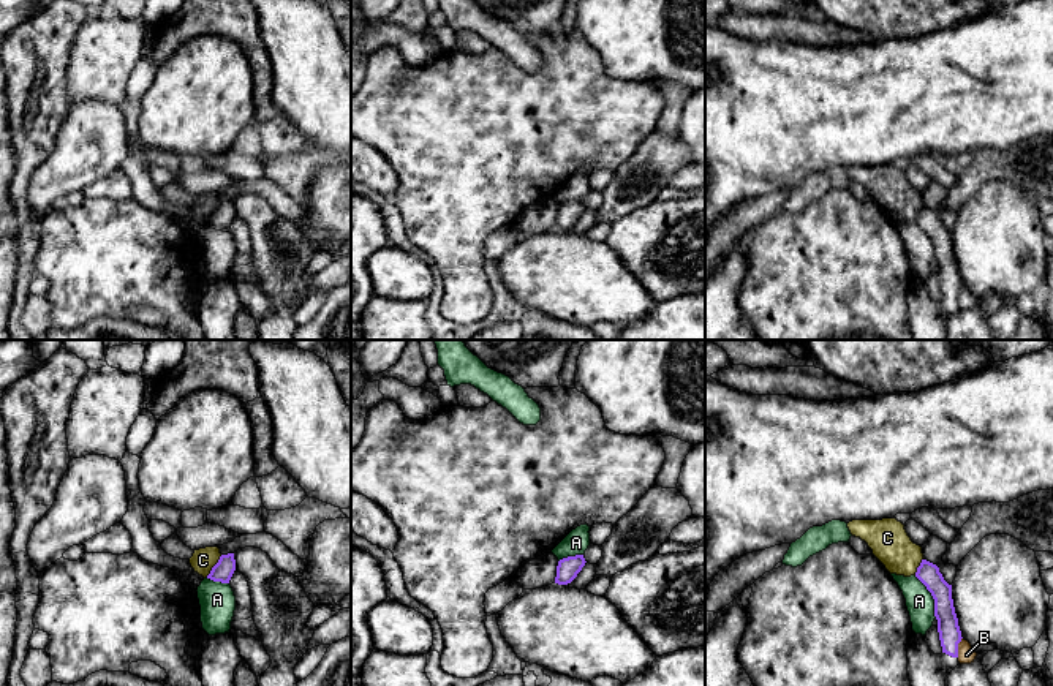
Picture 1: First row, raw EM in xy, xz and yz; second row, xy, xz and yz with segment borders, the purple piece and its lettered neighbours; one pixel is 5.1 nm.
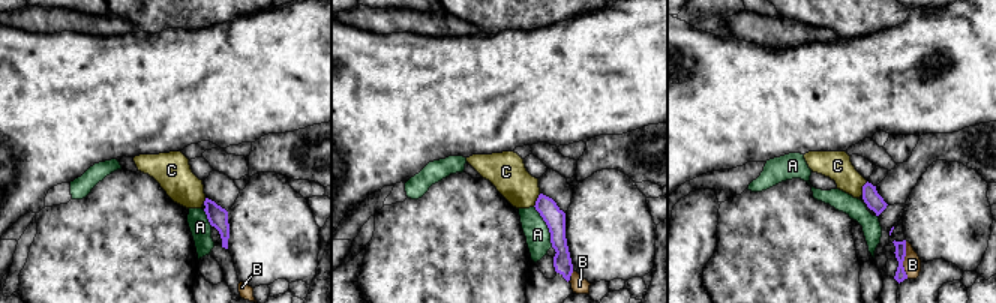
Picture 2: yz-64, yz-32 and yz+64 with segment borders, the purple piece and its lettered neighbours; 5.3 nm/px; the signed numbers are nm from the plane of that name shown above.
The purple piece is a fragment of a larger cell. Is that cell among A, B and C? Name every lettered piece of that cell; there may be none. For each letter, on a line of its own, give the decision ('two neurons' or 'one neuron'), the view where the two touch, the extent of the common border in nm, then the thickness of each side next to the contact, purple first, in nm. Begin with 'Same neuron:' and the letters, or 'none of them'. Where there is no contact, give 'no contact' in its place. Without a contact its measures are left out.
Same neuron: none of them
A: two neurons; contact in yz; length 240 nm; calibres 110 and 140 nm
B: two neurons; contact in yz; length 110 nm; calibres 110 and 90 nm
C: two neurons; contact in xy; length 140 nm; calibres 100 and 120 nm

